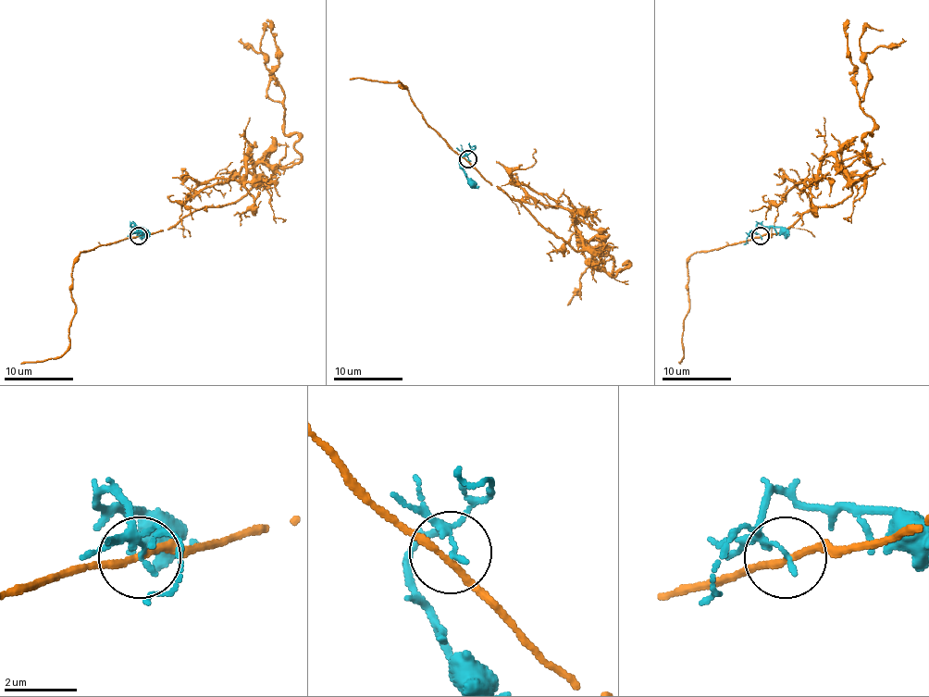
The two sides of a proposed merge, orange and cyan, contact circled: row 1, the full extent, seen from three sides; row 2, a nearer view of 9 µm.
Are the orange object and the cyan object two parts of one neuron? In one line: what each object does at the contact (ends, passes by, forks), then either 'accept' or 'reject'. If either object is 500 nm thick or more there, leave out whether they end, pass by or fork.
orange passes by | cyan passes by | reject

